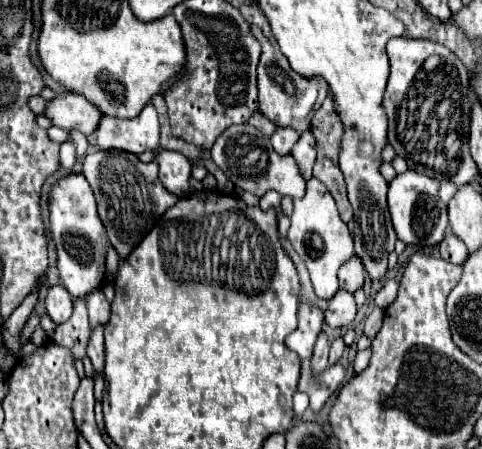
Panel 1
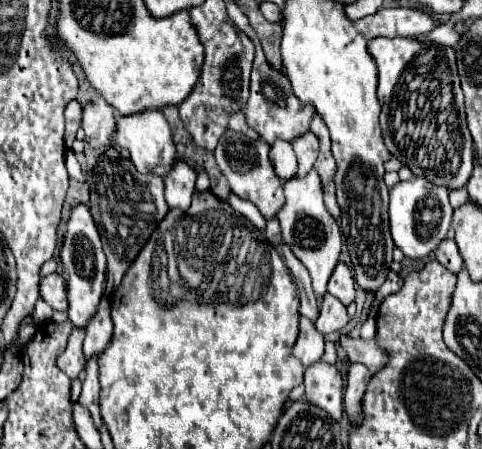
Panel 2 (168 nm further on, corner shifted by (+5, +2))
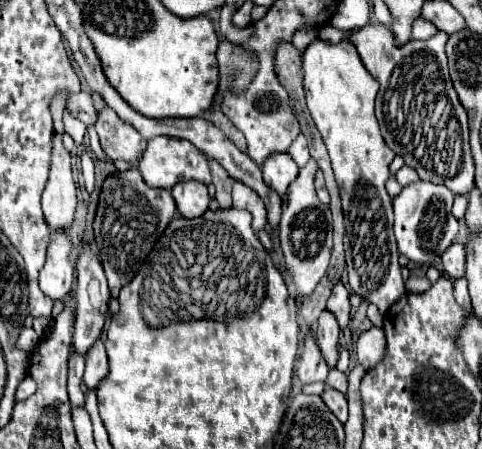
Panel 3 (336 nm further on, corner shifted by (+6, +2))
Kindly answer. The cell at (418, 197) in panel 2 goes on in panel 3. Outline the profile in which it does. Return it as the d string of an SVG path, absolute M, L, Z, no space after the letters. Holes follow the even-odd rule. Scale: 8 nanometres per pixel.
M416 180L402 188L398 196L392 198L394 204L394 234L400 254L418 264L434 262L456 238L458 220L452 216L454 194L442 186L424 180Z

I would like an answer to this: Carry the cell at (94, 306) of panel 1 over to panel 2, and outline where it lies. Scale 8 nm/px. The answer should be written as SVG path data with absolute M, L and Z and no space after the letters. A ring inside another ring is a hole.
M103 298L103 300L101 300L97 314L89 320L85 332L87 332L87 334L85 334L85 344L83 344L85 360L101 356L101 352L109 346L111 334L113 334L109 298Z

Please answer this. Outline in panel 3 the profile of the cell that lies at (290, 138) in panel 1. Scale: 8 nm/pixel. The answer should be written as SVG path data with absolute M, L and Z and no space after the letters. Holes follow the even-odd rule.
M278 152L278 154L272 154L264 162L262 172L264 172L264 182L272 190L276 190L280 196L284 196L286 194L286 188L290 186L290 182L294 182L294 178L298 176L298 166L290 158L290 154Z

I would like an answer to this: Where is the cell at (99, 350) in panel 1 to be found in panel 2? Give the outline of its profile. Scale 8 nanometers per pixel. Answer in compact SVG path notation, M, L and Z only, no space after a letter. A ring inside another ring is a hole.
M91 358L87 362L87 378L83 382L83 392L79 402L83 402L83 406L87 406L87 410L91 412L93 424L97 430L101 430L103 422L101 422L101 414L99 414L99 370L97 370L97 358Z

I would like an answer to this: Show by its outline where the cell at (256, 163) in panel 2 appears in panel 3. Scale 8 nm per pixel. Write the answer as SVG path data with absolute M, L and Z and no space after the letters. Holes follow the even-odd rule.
M234 180L232 184L232 198L234 198L234 208L248 210L252 214L252 228L254 232L262 230L266 226L266 206L262 198L244 182Z

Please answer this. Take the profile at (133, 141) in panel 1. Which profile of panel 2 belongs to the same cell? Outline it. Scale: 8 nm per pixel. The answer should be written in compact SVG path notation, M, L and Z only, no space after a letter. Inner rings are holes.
M145 110L145 112L135 114L135 116L119 118L113 142L115 142L115 146L129 150L131 162L143 174L157 174L163 178L167 172L171 172L171 168L177 160L185 160L185 158L179 158L171 128L159 110Z

